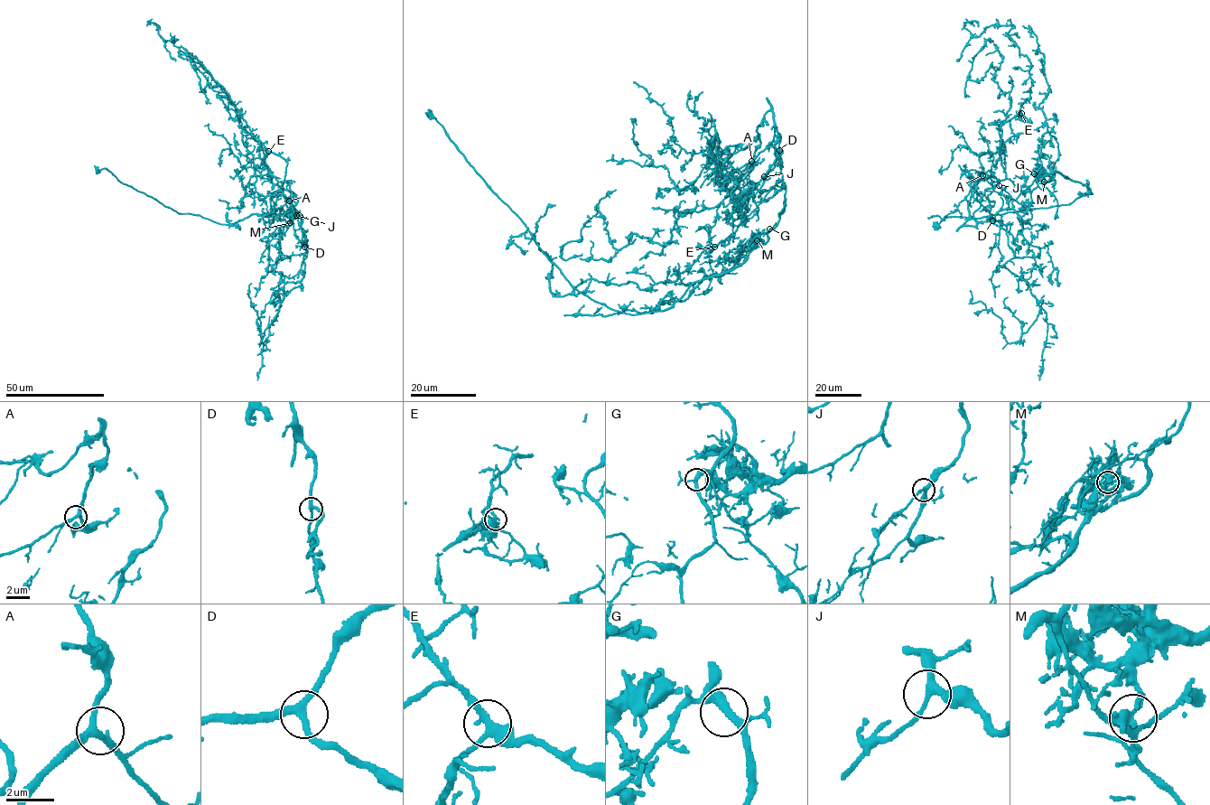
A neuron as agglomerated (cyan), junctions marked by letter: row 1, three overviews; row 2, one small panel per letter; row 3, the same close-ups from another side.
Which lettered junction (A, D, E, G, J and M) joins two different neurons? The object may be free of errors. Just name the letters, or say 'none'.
M

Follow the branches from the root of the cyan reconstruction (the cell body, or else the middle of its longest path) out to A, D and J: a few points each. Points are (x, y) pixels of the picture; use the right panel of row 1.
A: (977, 221), (975, 226), (963, 224), (969, 215), (968, 202), (975, 189), (975, 182), (982, 175)
D: (977, 221), (992, 220)
J: (977, 221), (973, 213), (980, 207), (983, 192), (999, 185)

